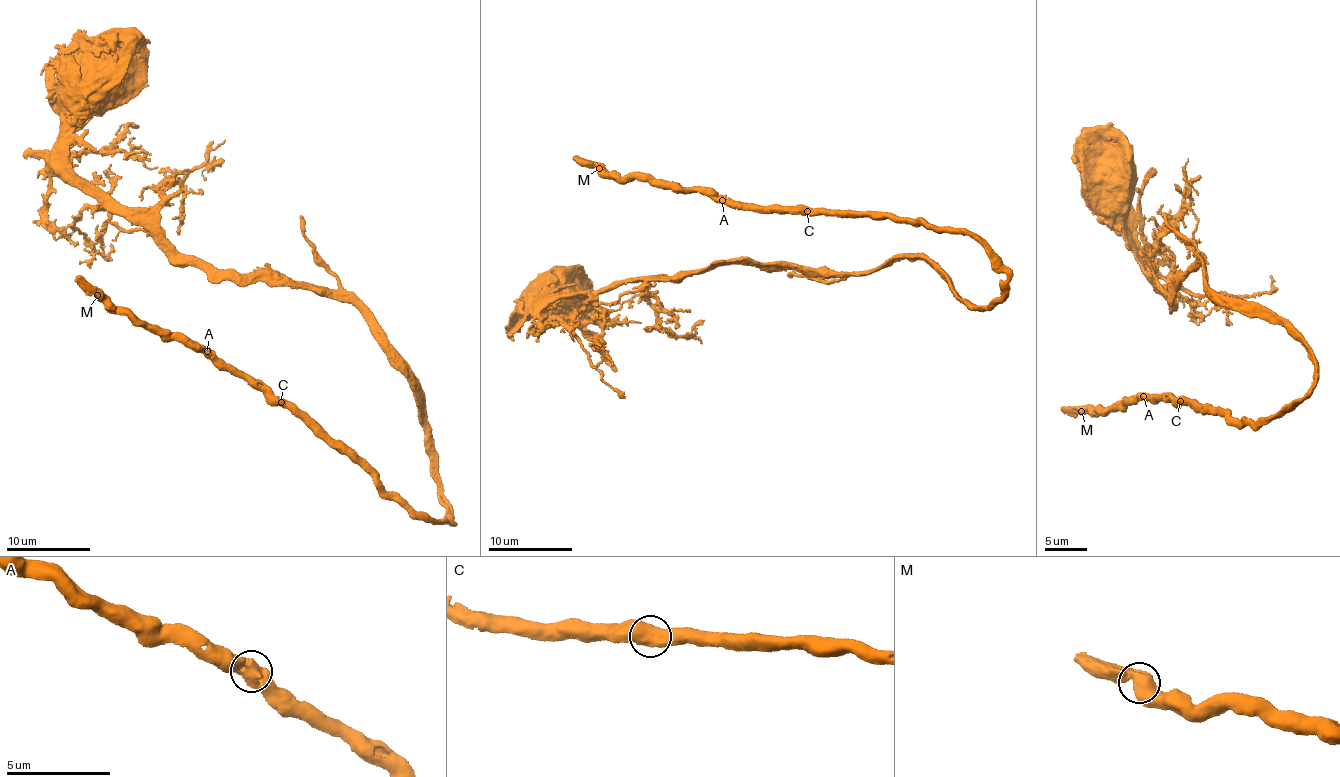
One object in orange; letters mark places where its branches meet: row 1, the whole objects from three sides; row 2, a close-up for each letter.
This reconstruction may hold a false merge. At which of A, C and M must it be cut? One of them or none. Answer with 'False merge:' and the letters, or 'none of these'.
False merge: none of these

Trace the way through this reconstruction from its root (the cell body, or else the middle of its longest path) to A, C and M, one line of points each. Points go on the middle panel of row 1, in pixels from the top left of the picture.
A: (565, 299), (546, 294), (911, 254), (975, 306), (1001, 295), (969, 235), (722, 200)
C: (565, 299), (546, 294), (911, 254), (964, 300), (1001, 296), (969, 235), (806, 210)
M: (565, 299), (546, 294), (735, 262), (850, 274), (911, 254), (986, 309), (1006, 279), (969, 235), (598, 168)

